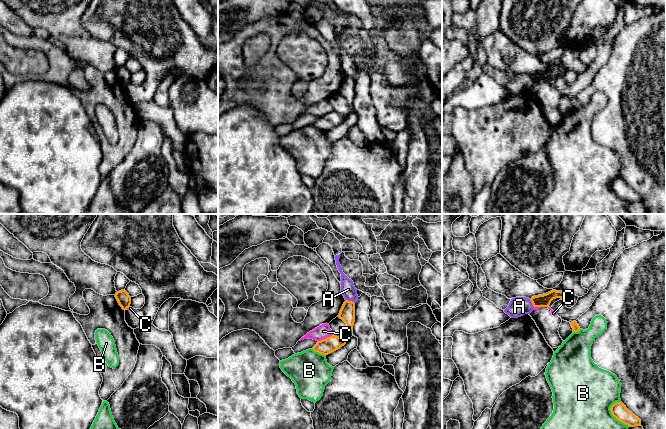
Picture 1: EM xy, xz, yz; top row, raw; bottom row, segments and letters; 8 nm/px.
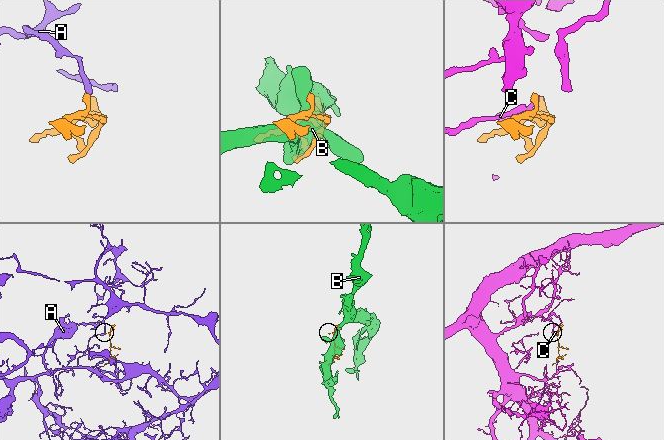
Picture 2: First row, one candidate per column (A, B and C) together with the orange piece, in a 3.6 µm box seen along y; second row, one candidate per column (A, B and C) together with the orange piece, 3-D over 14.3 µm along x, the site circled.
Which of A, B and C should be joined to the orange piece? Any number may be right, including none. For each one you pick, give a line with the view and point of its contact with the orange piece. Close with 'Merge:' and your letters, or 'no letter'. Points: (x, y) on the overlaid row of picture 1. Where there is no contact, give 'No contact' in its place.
Merge: no letter

